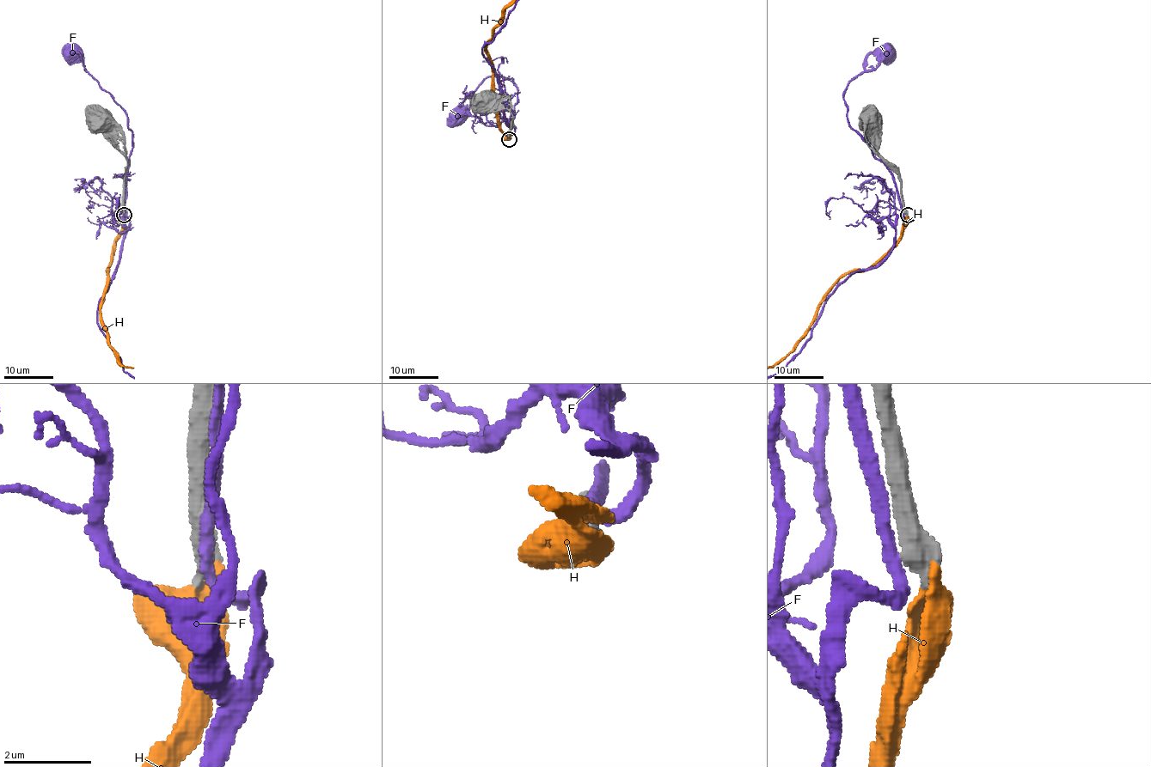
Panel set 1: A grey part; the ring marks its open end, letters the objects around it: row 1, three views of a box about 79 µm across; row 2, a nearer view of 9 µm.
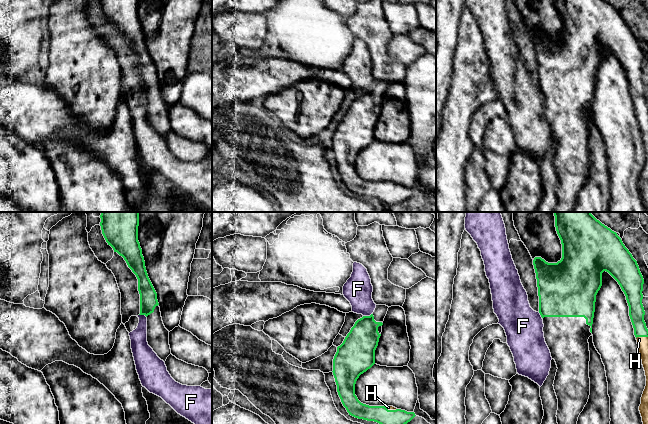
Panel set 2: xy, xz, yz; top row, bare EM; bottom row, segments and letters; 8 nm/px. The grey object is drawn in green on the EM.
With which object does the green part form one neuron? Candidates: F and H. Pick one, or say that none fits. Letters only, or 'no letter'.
H

